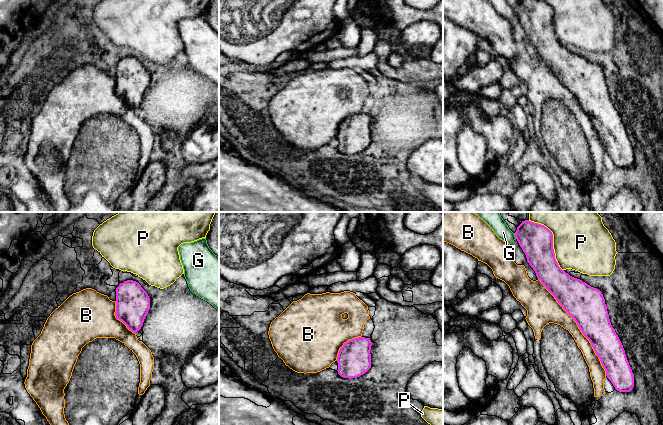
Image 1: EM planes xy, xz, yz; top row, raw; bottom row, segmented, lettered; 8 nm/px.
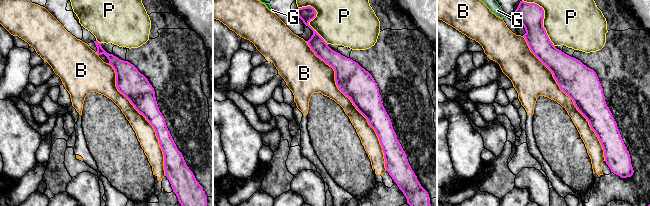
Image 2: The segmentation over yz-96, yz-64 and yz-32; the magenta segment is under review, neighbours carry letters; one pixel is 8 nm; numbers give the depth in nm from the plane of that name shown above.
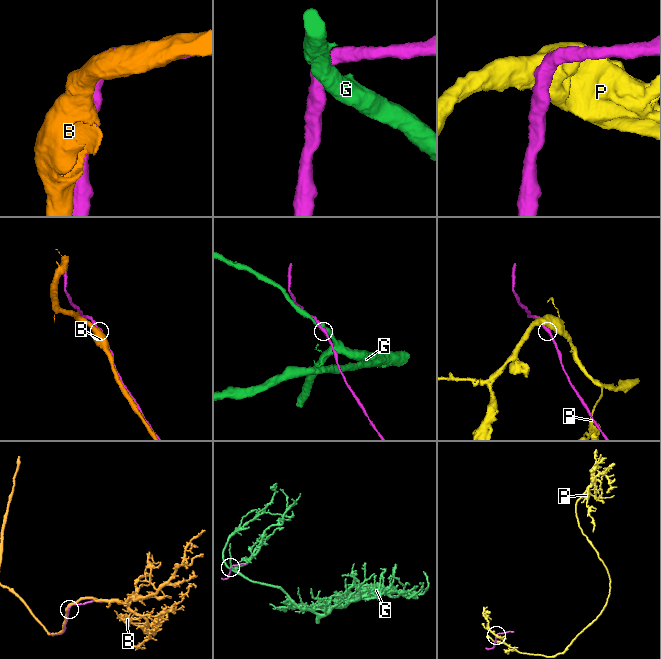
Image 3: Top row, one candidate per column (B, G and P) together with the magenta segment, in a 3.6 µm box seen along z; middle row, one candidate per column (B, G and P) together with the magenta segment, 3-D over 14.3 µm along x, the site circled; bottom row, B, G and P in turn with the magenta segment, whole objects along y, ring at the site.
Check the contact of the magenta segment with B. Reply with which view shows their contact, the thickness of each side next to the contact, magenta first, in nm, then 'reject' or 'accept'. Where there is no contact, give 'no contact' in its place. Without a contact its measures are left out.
meets magenta in yz; 300 nm thick on the magenta side, 180 nm on the other; accept

